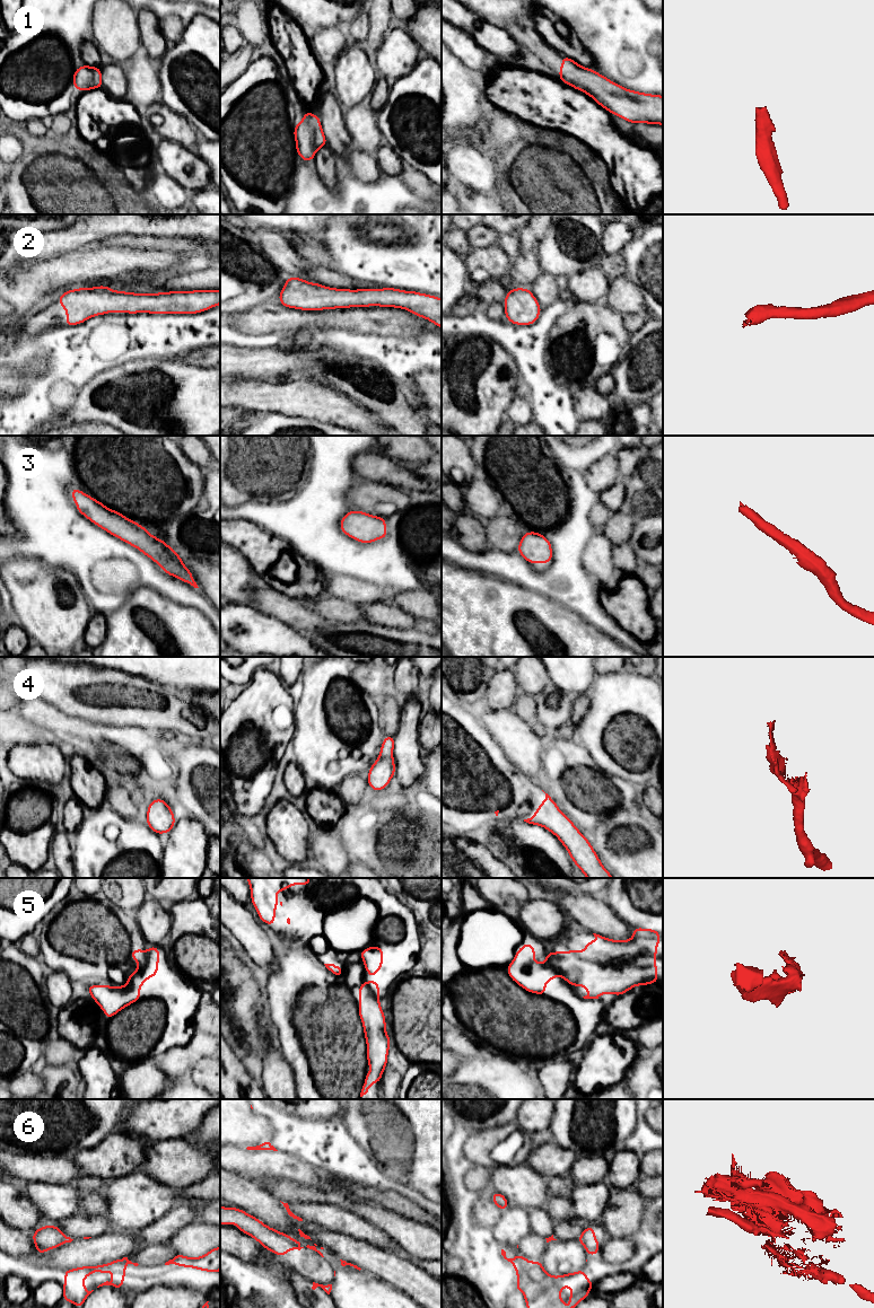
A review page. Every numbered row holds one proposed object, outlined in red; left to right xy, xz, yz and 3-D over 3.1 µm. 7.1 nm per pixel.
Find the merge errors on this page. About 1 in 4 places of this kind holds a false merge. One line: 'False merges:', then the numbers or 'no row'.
False merges: 5

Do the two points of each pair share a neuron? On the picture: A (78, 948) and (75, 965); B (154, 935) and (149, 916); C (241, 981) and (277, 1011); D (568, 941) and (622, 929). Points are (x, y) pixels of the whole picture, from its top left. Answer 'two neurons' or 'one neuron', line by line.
A: one neuron
B: one neuron
C: two neurons
D: two neurons

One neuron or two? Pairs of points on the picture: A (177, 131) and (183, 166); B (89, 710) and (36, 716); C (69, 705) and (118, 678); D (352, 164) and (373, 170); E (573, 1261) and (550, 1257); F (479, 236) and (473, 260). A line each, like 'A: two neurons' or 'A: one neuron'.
A: two neurons
B: two neurons
C: one neuron
D: one neuron
E: one neuron
F: two neurons

